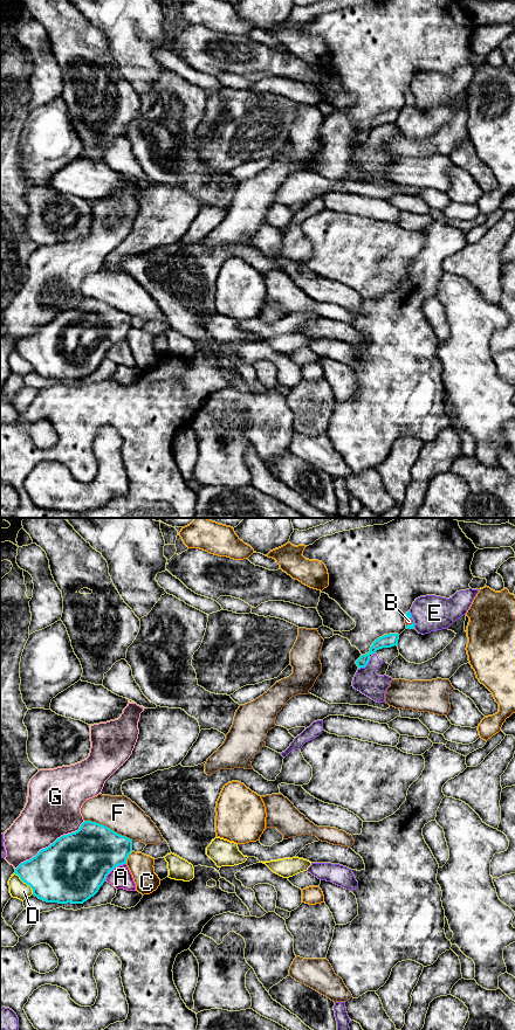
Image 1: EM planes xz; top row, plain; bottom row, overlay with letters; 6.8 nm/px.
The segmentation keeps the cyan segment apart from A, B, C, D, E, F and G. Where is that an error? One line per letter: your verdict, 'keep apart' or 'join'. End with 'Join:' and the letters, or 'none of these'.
A: keep apart
B: join
C: keep apart
D: keep apart
E: keep apart
F: keep apart
G: keep apart
Join: B

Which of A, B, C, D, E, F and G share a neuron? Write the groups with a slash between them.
A / B / C / D / E / F / G

